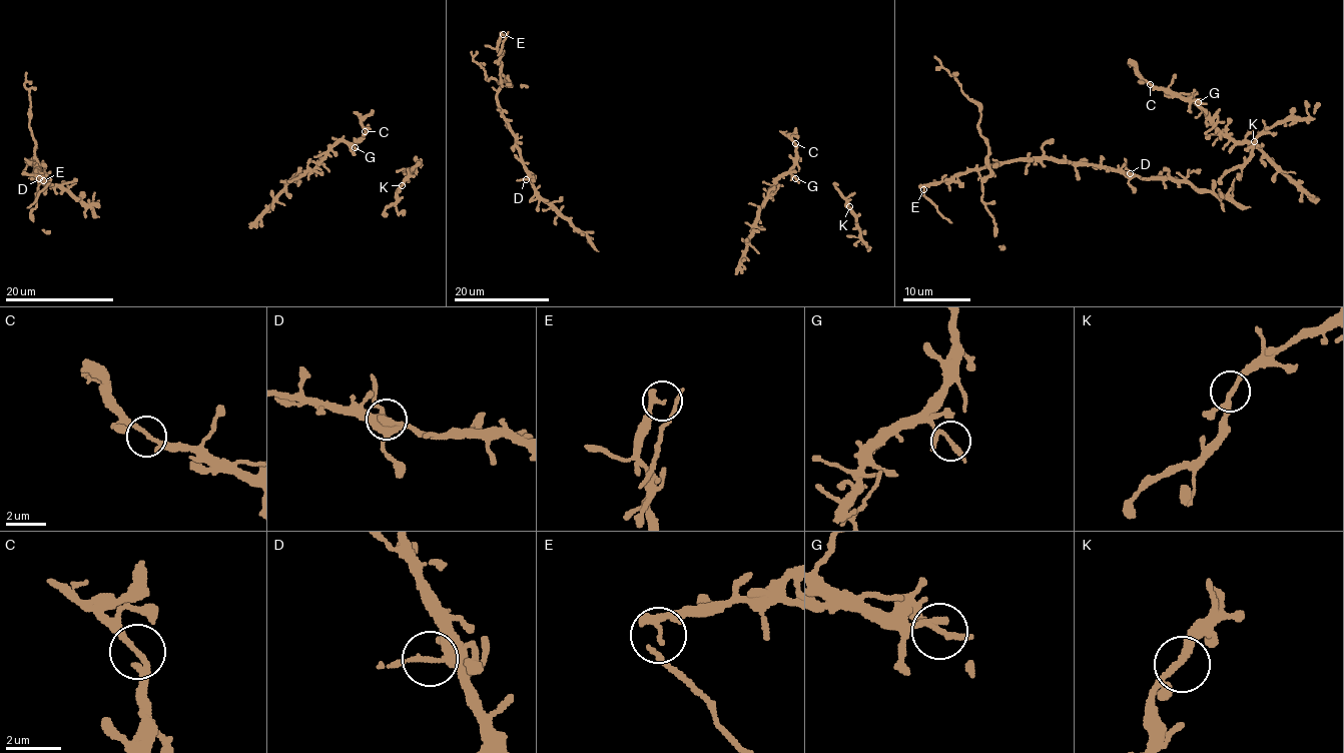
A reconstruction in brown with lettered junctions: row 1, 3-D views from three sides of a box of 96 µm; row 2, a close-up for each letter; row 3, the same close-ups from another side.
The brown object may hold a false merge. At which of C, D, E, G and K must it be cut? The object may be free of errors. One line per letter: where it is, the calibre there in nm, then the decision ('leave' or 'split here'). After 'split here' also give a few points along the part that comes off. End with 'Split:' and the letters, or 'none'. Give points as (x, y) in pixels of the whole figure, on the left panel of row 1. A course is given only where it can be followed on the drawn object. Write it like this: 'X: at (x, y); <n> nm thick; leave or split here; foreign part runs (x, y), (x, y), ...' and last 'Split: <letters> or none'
C: at (365, 131); 160 nm thick; leave
D: at (39, 178); 150 nm thick; leave
E: at (43, 180); 130 nm thick; leave
G: at (355, 147); 160 nm thick; leave
K: at (402, 185); 180 nm thick; leave
Split: none

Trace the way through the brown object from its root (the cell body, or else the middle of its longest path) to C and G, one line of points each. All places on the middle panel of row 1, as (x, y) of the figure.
C: (735, 272), (756, 223), (757, 210), (772, 185), (793, 165), (795, 143)
G: (735, 272), (756, 223), (757, 210), (778, 179), (789, 173), (795, 178)

